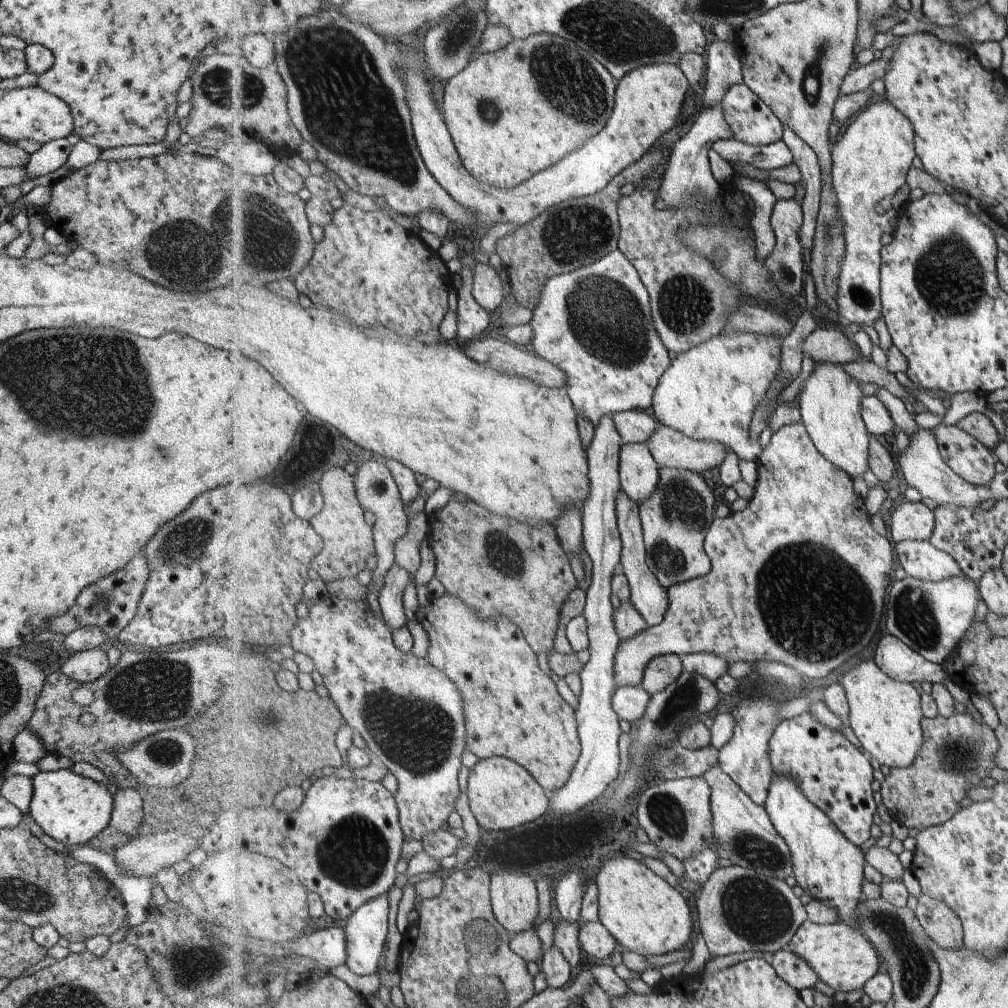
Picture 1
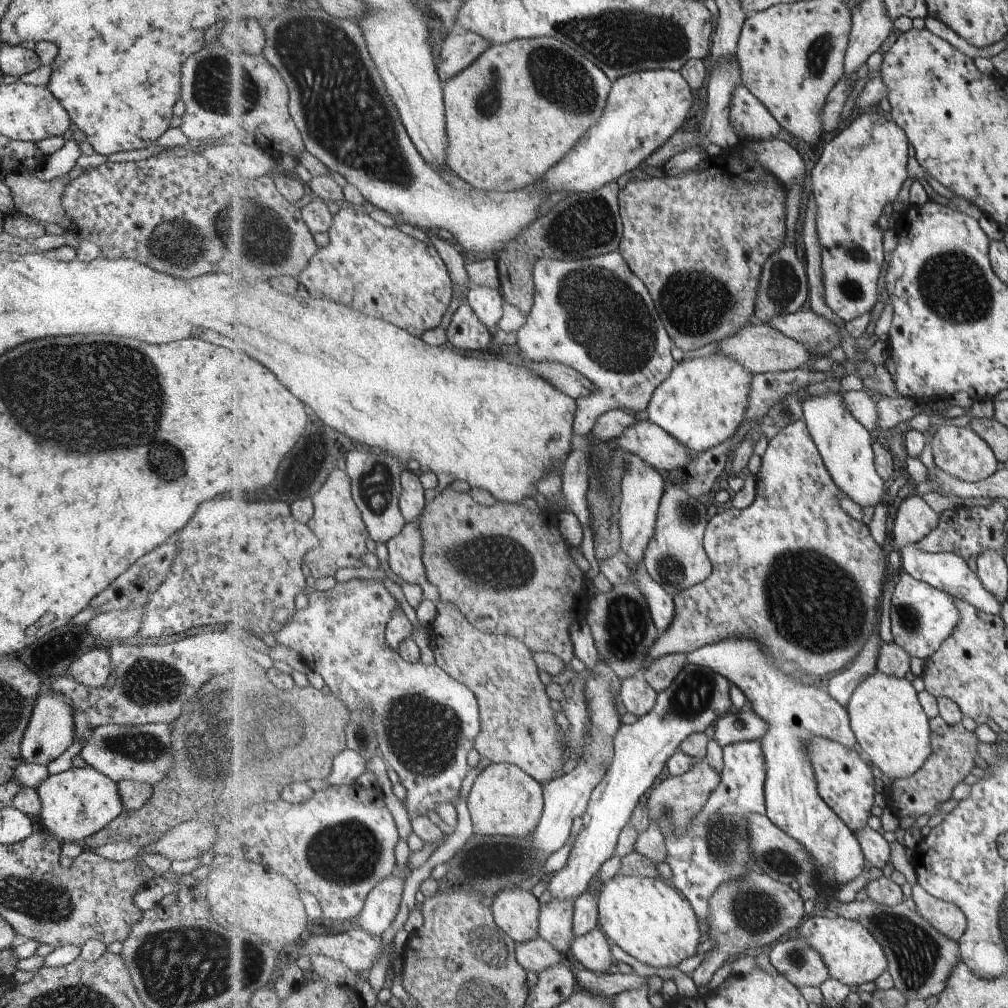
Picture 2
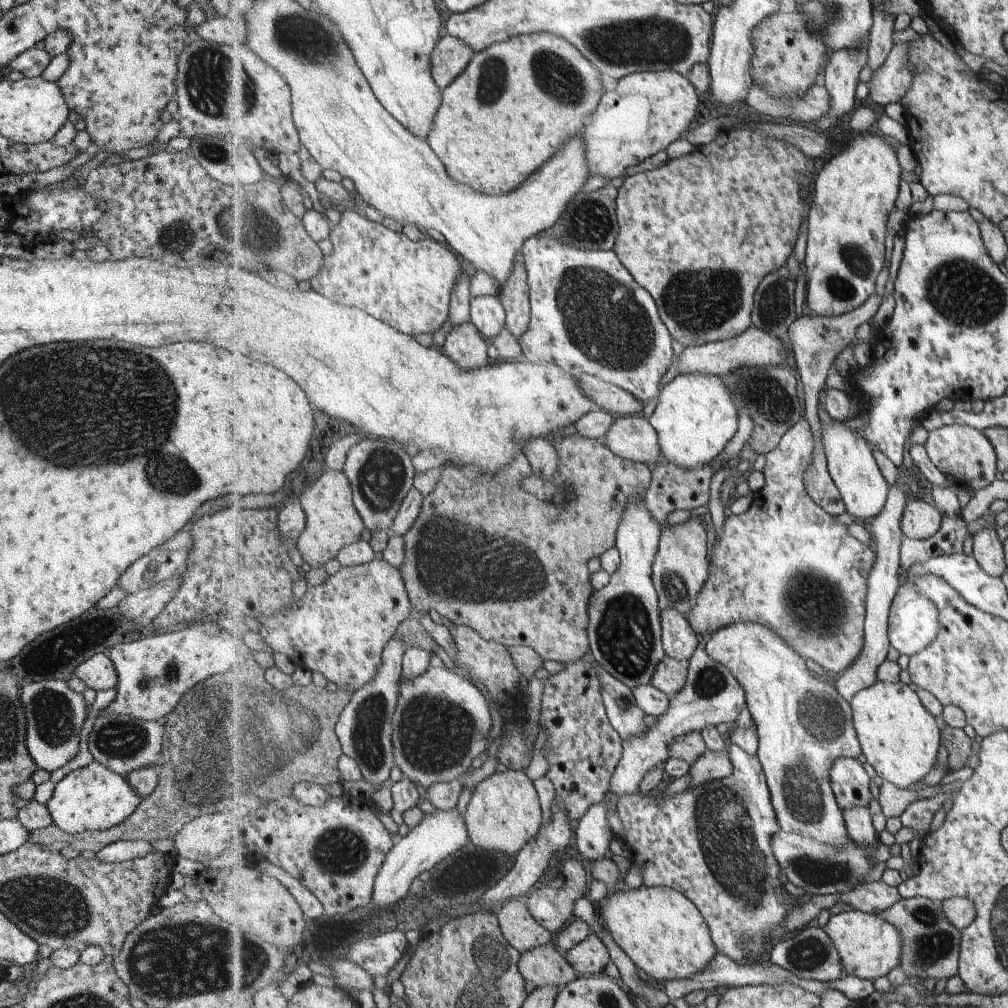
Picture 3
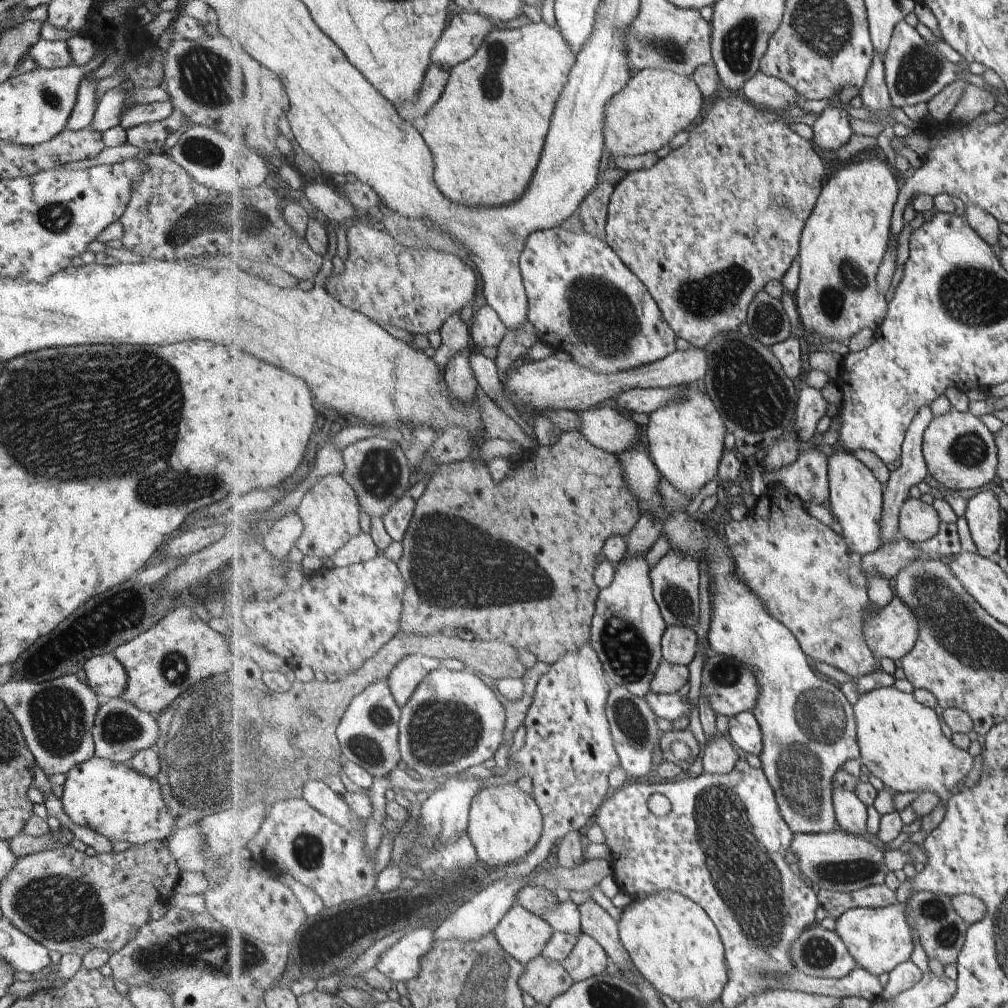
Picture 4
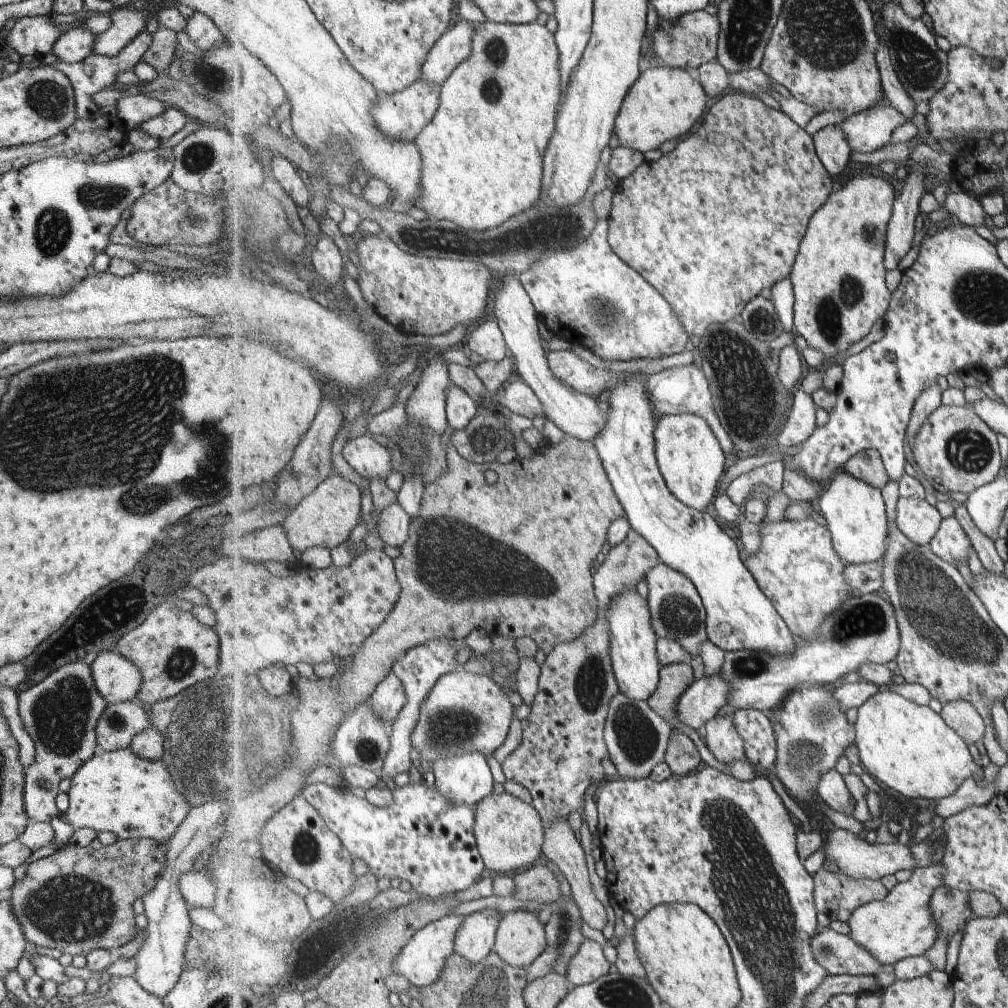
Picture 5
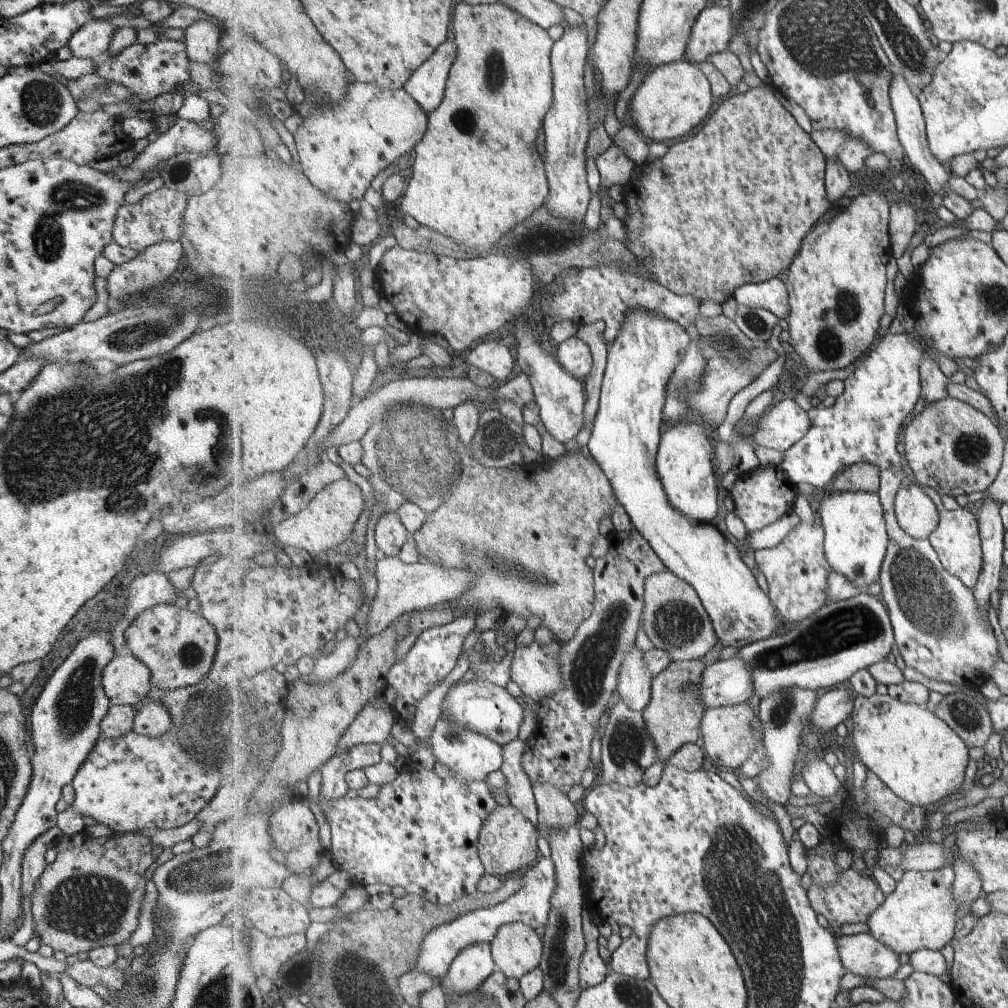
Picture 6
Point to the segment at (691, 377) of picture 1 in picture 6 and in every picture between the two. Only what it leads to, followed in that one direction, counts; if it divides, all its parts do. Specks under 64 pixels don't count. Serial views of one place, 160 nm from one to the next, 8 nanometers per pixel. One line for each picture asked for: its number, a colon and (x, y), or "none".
2: (704, 401)
3: (696, 416)
4: (686, 437)
5: (689, 453)
6: (686, 456)

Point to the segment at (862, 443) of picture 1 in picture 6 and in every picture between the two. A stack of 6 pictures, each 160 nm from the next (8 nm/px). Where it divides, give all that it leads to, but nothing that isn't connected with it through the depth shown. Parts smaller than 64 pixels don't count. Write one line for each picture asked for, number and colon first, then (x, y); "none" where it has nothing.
2: (844, 442)
3: (852, 464)
4: (856, 500)
5: (854, 509)
6: (856, 538)

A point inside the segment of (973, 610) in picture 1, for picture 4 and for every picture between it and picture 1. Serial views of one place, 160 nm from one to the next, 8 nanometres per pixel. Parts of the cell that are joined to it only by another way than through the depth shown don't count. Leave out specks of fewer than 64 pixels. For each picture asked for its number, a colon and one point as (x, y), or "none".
2: (923, 617)
3: (914, 624)
4: (893, 631)

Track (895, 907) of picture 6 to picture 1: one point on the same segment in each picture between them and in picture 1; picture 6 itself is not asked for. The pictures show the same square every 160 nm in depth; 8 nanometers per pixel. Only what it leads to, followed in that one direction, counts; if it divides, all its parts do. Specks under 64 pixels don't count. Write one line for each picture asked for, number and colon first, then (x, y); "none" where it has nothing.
1: (843, 958)
2: (853, 955)
3: (869, 947)
4: (879, 940)
5: (902, 925)

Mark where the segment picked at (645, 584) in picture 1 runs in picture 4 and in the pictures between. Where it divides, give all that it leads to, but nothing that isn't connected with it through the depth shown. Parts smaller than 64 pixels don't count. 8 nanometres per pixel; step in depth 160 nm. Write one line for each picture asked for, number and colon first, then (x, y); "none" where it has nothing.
2: (662, 605)
3: (680, 640)
4: (679, 644)

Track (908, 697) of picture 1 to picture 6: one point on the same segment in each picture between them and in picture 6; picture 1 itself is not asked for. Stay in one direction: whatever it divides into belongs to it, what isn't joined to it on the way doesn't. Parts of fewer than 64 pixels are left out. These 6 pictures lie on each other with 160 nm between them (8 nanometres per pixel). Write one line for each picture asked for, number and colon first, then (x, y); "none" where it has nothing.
2: (892, 727)
3: (900, 738)
4: (901, 740)
5: (909, 747)
6: (917, 755)

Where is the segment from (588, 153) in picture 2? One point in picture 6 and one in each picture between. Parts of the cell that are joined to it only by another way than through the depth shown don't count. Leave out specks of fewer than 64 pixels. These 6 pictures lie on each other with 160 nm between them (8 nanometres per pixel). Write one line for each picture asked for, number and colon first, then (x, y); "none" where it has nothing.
3: (647, 111)
4: (655, 105)
5: (666, 102)
6: (673, 99)

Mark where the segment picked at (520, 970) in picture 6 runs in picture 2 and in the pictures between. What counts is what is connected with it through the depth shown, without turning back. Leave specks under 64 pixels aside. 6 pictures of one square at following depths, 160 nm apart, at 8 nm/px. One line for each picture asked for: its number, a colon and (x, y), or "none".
2: (517, 911)
3: (523, 930)
4: (525, 935)
5: (521, 939)

